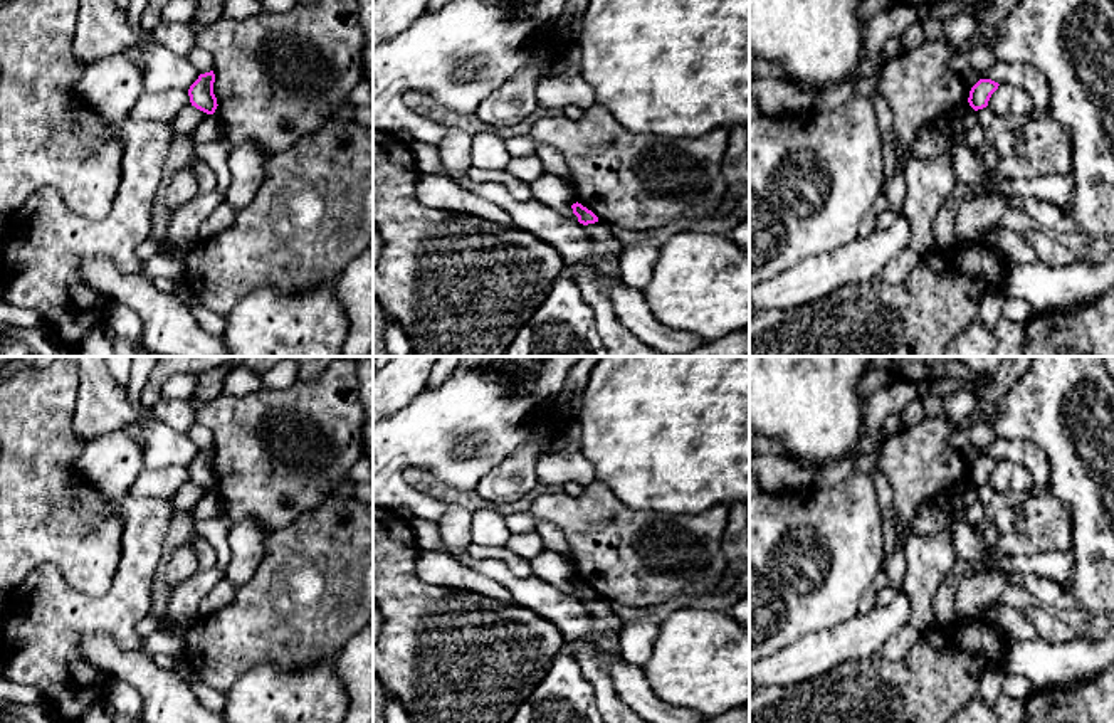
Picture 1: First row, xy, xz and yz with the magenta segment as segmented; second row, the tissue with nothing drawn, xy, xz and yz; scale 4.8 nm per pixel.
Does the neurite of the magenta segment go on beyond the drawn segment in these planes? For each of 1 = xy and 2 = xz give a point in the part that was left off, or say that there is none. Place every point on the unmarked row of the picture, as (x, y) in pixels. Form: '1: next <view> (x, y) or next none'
1: next none
2: next none

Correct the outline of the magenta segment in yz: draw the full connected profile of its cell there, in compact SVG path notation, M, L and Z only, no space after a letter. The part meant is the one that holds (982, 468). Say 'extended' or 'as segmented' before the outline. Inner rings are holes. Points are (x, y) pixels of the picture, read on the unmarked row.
as segmented | M980 456L969 467L968 479L978 488L988 483L991 471L998 466L998 459L991 456Z

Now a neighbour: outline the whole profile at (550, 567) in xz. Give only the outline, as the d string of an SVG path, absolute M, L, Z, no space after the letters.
M543 550L536 558L529 560L529 567L533 577L556 587L566 595L578 597L571 585L573 567L566 557Z

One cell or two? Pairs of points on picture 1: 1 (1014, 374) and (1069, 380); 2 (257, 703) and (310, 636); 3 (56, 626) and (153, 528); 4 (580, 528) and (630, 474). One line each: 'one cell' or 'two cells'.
1: two cells
2: two cells
3: one cell
4: two cells

